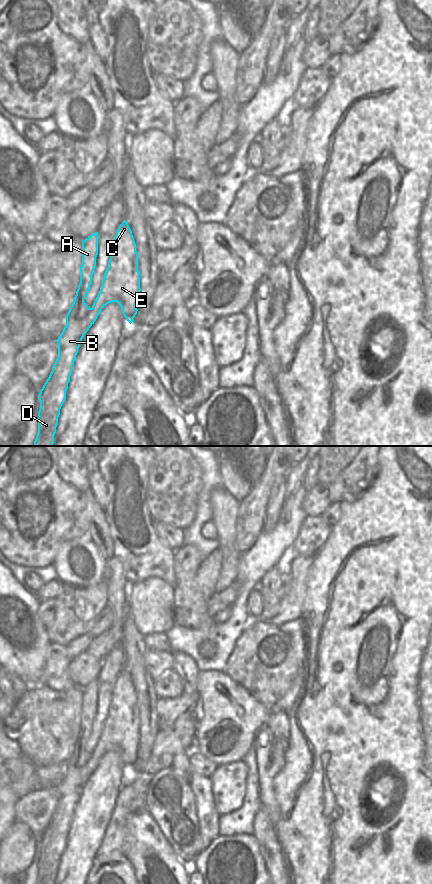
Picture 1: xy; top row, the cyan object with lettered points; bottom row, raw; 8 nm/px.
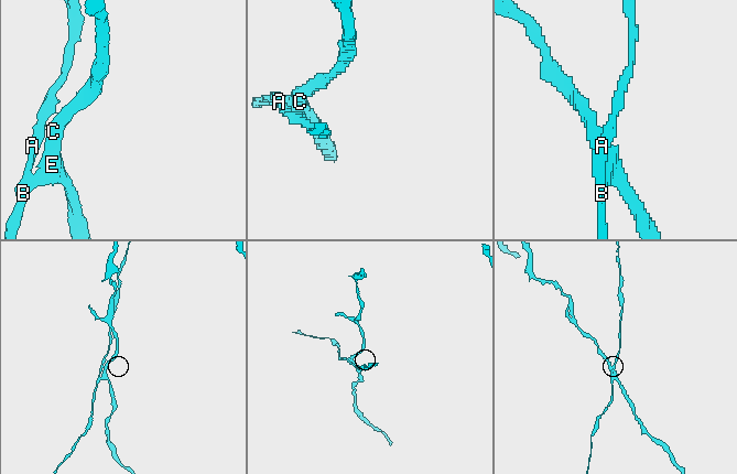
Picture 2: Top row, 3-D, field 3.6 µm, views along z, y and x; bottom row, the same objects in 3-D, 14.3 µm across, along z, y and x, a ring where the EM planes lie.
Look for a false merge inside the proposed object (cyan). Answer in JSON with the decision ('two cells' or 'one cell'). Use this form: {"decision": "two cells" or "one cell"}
{"decision": "two cells"}

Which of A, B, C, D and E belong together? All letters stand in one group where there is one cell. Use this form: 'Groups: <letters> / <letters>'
Groups: A B D / C E.

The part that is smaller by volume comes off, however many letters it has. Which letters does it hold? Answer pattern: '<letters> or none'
A, B, D

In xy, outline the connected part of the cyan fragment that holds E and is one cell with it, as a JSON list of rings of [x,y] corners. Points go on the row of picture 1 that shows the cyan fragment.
[[[124,220],[116,231],[100,291],[89,314],[82,321],[82,327],[90,328],[100,311],[111,302],[120,305],[124,317],[131,324],[138,311],[139,295],[138,253],[132,231]]]

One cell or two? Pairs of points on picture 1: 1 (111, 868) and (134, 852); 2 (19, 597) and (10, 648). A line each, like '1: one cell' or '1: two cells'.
1: two cells
2: one cell

